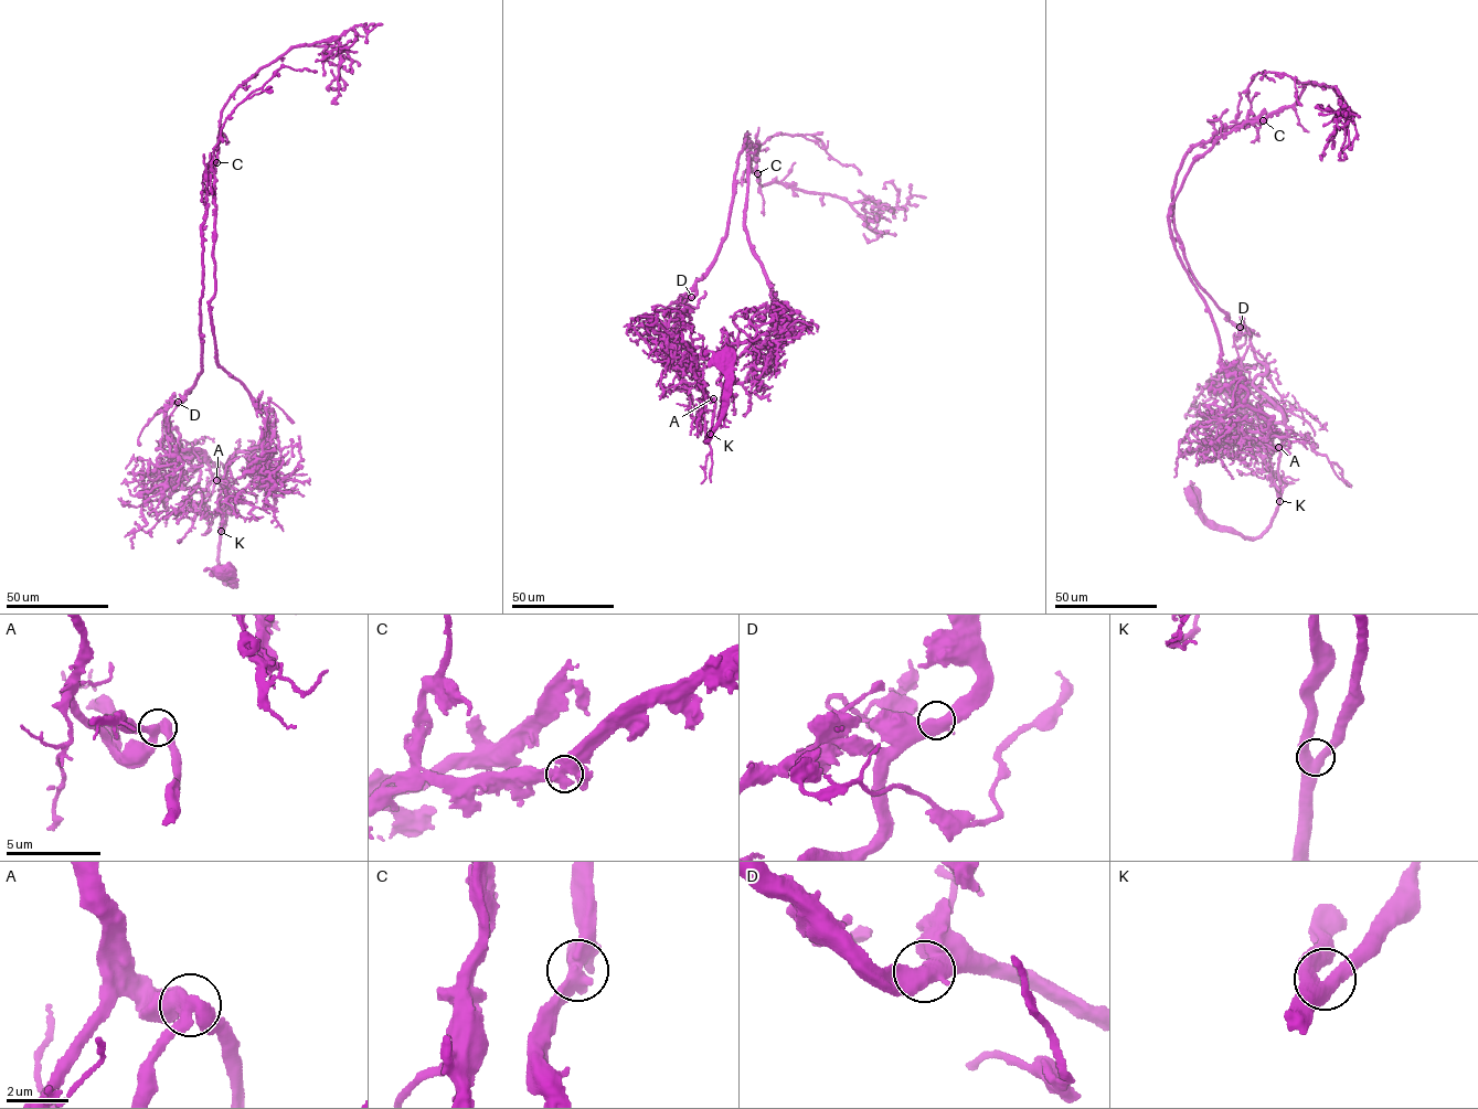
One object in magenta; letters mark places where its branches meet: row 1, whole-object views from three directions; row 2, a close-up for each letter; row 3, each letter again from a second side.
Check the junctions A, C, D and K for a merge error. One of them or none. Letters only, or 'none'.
none

